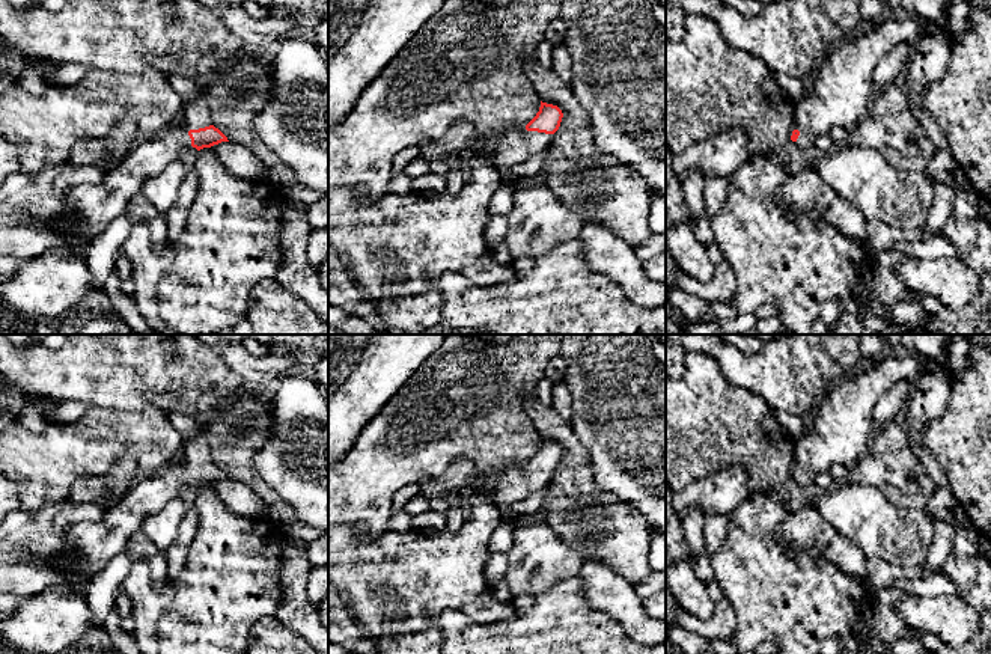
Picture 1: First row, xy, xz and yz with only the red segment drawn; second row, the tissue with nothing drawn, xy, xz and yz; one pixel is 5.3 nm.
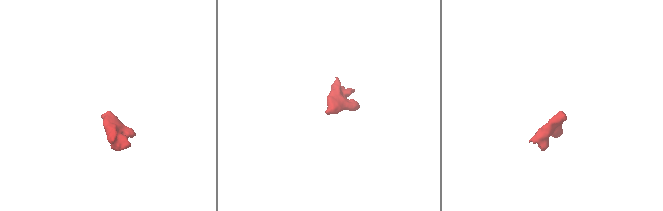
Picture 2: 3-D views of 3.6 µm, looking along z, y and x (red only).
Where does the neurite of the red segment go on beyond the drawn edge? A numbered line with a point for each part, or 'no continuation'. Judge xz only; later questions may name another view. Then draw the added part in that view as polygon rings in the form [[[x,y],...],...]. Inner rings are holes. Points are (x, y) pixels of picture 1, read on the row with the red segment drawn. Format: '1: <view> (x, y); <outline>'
1: xz (514, 146); [[[526,125],[505,130],[489,146],[492,164],[502,176],[508,176],[512,167],[550,149],[551,139],[553,134],[527,131]]]

